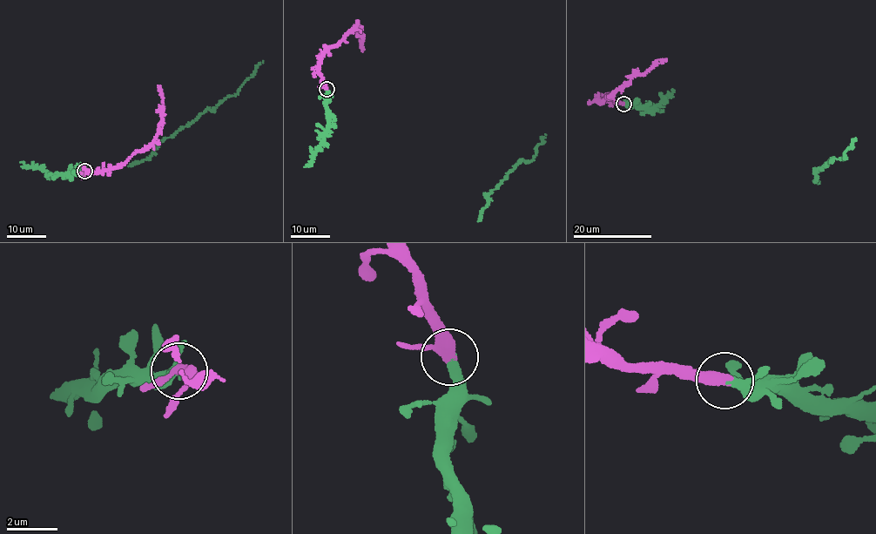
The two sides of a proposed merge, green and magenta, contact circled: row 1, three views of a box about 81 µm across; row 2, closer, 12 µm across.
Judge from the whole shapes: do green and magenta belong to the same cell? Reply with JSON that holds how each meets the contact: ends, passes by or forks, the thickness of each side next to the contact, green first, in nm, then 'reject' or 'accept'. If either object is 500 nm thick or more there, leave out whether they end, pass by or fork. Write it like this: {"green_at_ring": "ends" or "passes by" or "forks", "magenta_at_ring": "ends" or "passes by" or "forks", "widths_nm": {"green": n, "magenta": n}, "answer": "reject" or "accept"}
{"green_at_ring": "passes by", "magenta_at_ring": "passes by", "widths_nm": {"green": 240, "magenta": 360}, "answer": "accept"}

